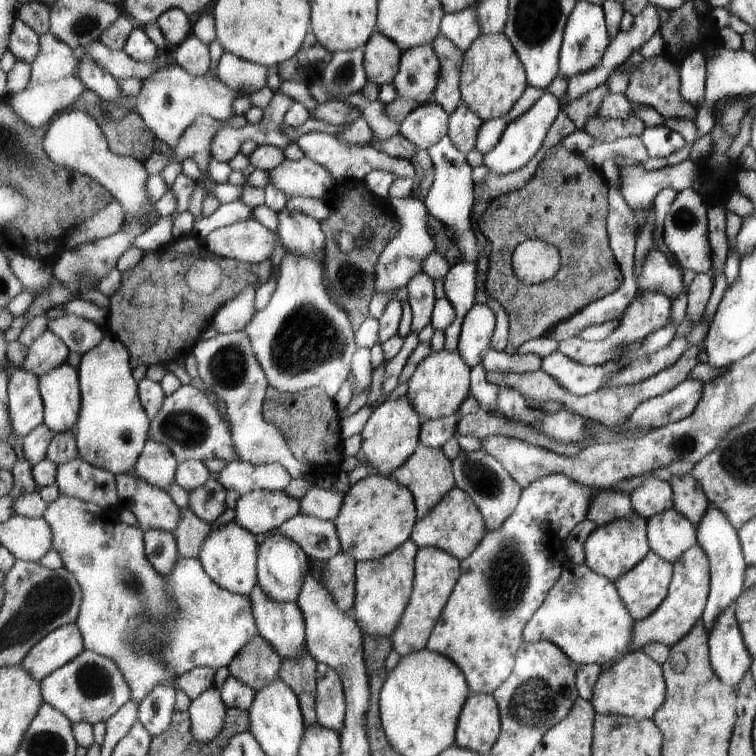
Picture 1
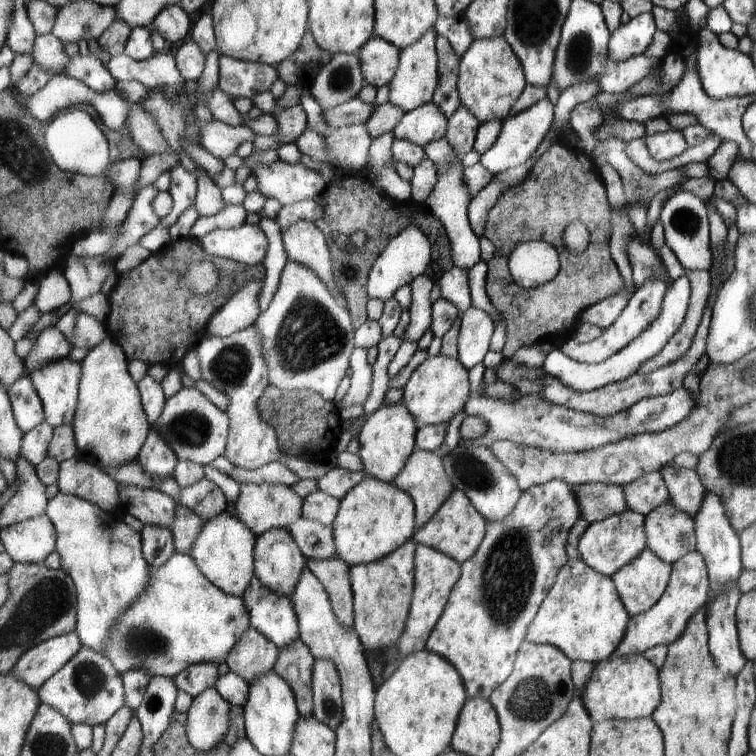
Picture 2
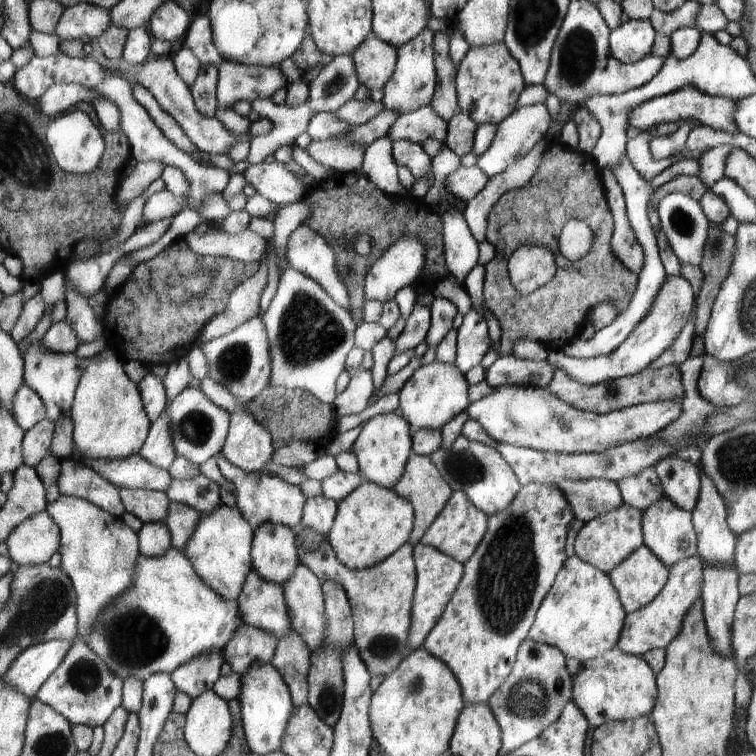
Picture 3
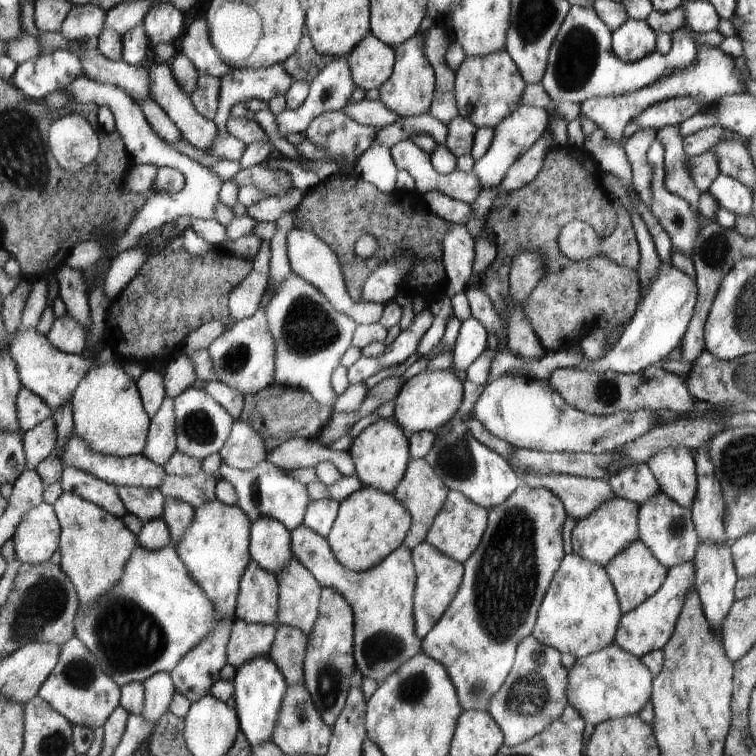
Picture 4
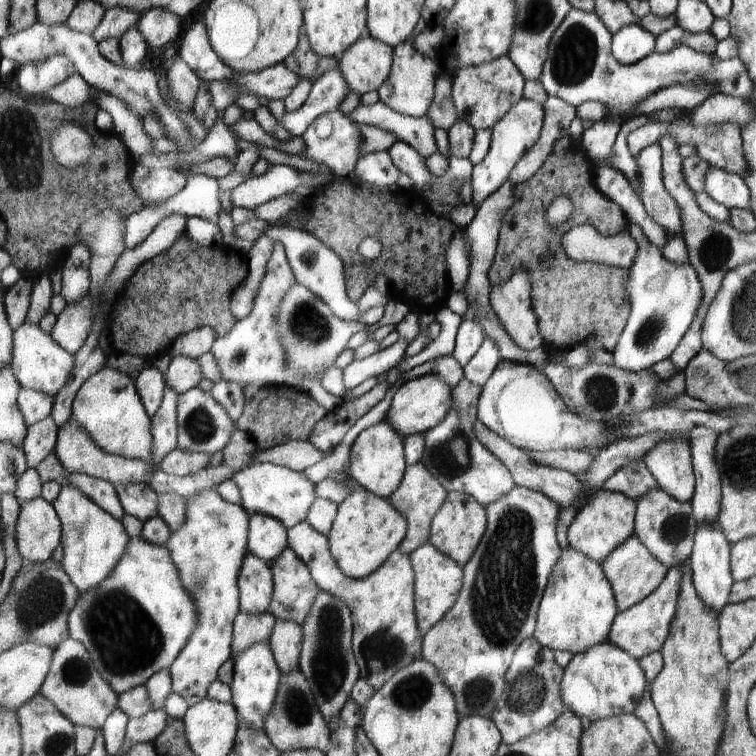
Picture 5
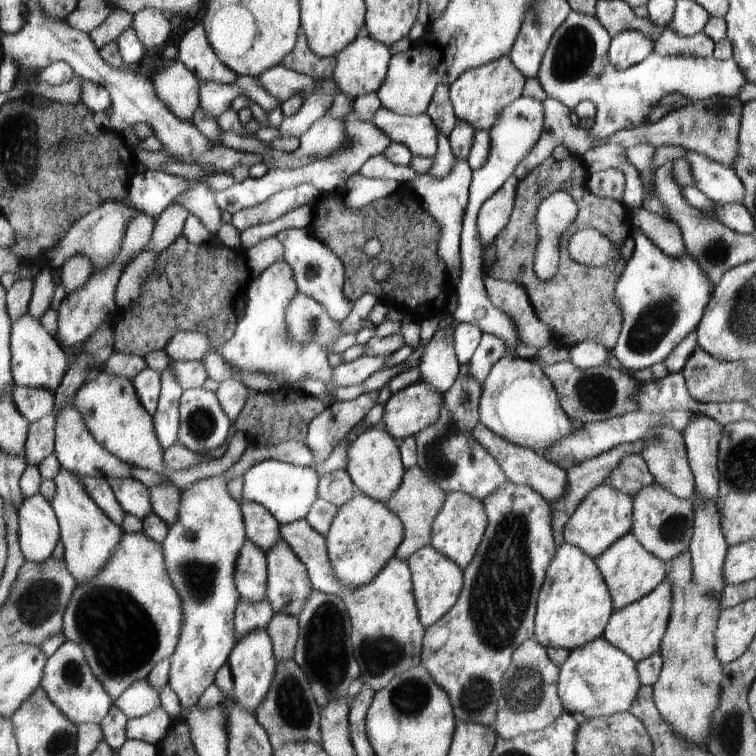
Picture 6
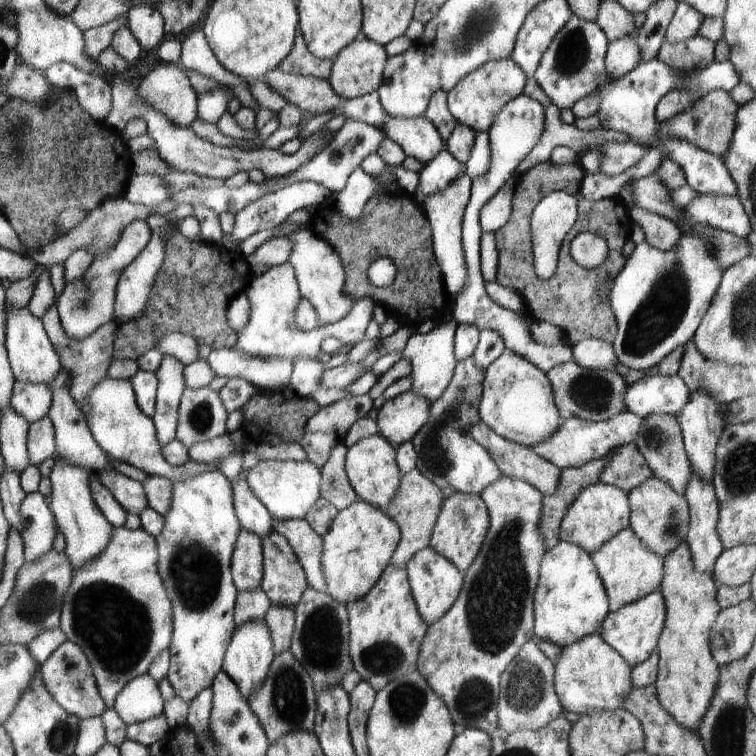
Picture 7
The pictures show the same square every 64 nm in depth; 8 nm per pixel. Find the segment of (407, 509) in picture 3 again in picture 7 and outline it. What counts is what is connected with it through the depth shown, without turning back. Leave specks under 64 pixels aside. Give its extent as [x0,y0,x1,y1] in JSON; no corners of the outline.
[322,499,402,606]

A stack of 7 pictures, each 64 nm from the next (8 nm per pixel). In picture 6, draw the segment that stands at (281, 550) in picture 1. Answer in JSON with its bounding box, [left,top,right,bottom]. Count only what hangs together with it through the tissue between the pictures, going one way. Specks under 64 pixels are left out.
[238,495,282,553]

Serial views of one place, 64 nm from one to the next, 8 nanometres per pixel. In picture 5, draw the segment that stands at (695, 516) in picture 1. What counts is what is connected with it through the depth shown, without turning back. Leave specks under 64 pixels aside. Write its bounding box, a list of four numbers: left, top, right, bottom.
[642,431,694,503]

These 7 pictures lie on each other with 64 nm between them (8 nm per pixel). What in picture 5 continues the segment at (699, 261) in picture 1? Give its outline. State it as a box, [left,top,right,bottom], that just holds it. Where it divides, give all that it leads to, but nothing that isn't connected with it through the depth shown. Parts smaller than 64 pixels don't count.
[633,144,682,236]

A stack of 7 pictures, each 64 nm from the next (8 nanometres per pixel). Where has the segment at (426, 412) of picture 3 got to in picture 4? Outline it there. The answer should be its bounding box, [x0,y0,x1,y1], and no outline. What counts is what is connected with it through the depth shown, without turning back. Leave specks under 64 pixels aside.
[393,368,464,435]

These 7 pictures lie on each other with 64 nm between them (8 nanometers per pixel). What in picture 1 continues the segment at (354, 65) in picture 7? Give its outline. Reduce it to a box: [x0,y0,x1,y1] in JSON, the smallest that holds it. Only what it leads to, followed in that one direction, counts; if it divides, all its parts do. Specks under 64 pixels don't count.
[365,32,403,87]

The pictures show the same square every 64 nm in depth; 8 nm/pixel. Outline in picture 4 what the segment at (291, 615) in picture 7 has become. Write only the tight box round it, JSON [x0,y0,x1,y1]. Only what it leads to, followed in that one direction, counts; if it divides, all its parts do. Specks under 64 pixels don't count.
[270,623,308,686]

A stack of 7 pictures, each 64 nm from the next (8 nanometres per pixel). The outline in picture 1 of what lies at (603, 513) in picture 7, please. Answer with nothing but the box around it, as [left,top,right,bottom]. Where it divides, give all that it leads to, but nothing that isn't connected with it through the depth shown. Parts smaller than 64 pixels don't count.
[583,514,649,584]

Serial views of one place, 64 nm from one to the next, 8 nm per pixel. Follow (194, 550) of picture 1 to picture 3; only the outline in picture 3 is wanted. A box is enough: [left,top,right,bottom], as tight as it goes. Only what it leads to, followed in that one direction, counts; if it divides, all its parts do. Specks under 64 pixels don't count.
[165,502,201,551]

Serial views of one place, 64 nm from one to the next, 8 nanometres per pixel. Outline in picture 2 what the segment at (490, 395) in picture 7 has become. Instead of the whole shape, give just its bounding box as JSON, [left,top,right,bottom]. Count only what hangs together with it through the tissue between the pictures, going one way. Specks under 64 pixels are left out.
[461,388,693,453]

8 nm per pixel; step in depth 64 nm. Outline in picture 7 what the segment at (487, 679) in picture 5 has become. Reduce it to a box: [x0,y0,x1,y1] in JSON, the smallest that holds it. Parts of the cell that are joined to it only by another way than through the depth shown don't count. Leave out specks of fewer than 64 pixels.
[418,476,550,736]

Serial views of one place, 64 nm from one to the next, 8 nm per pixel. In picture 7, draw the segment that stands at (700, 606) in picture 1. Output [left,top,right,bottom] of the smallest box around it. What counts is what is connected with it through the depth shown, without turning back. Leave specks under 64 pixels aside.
[598,589,665,668]

